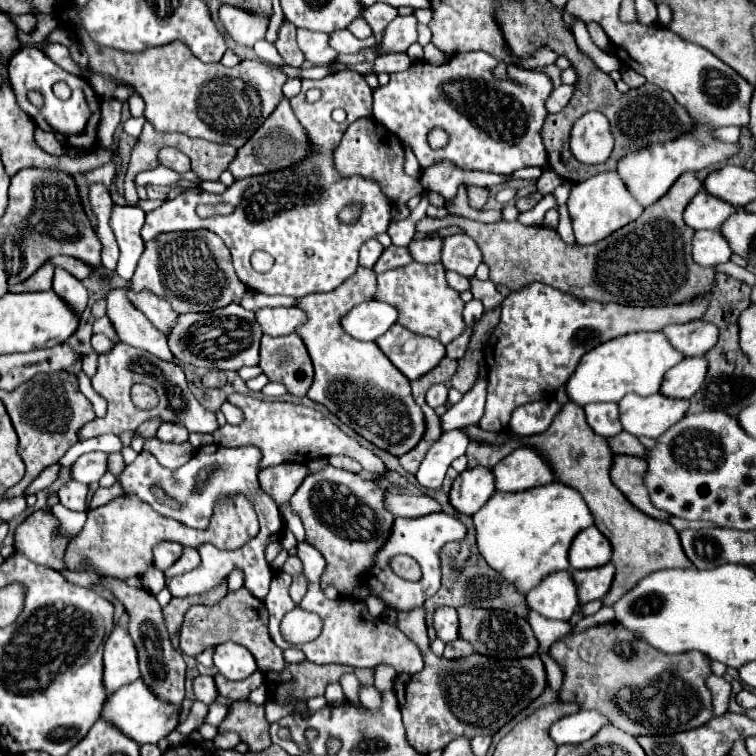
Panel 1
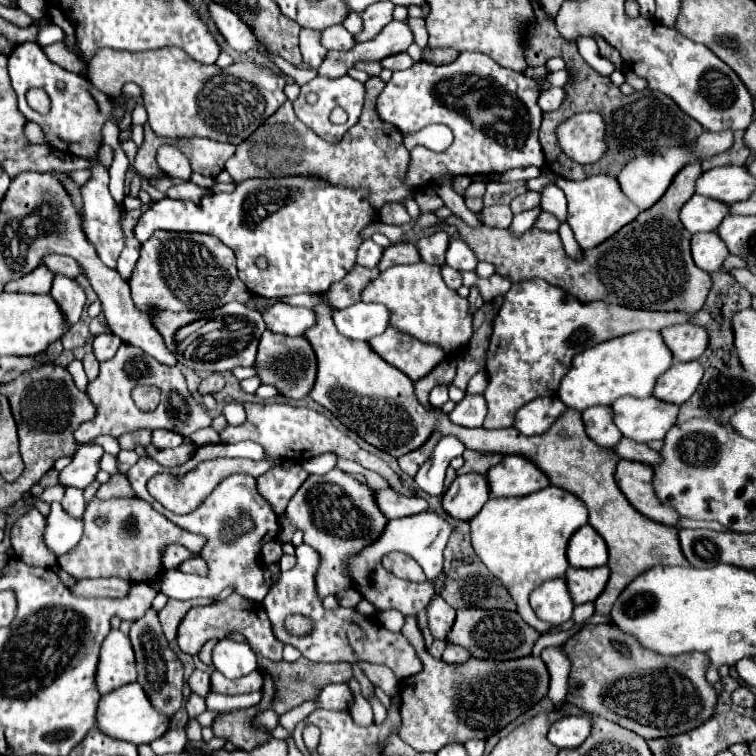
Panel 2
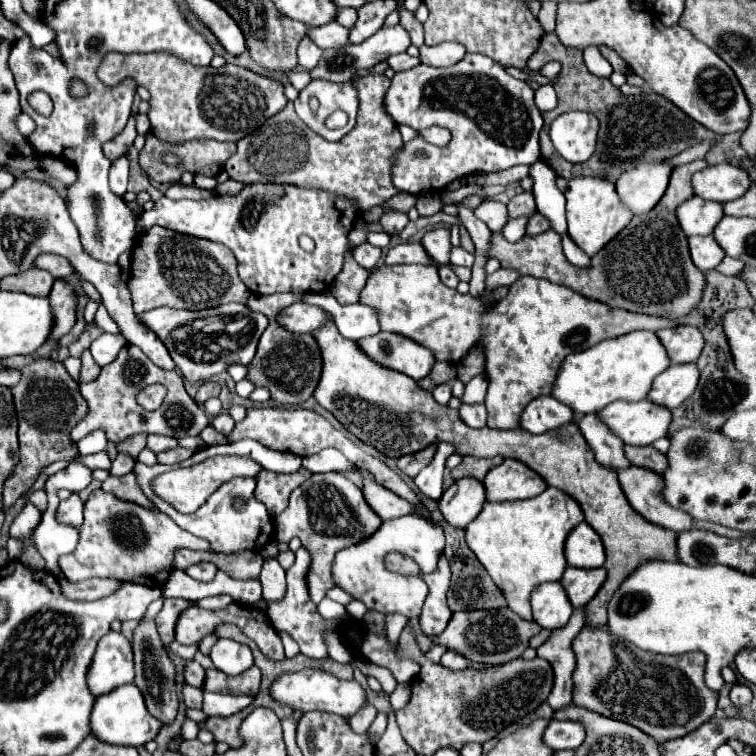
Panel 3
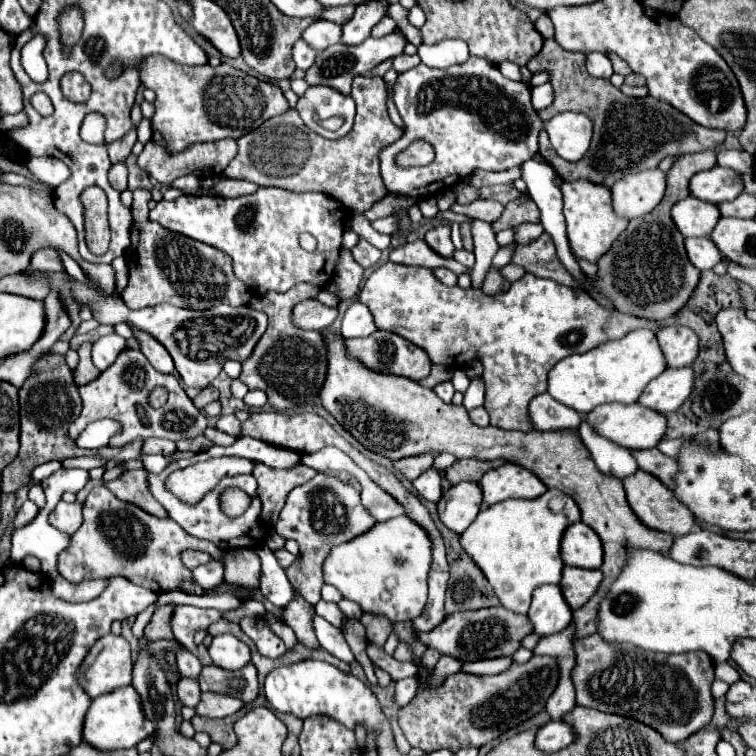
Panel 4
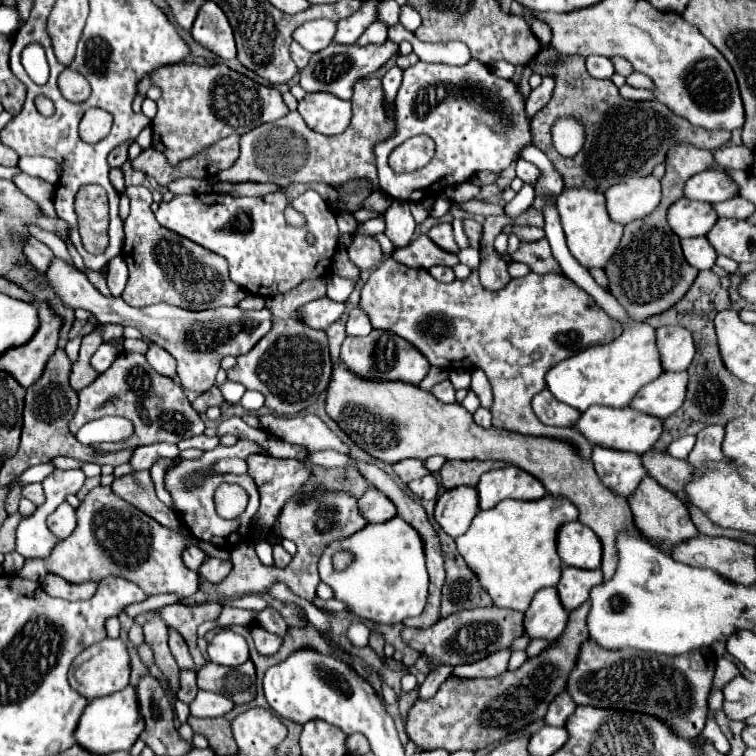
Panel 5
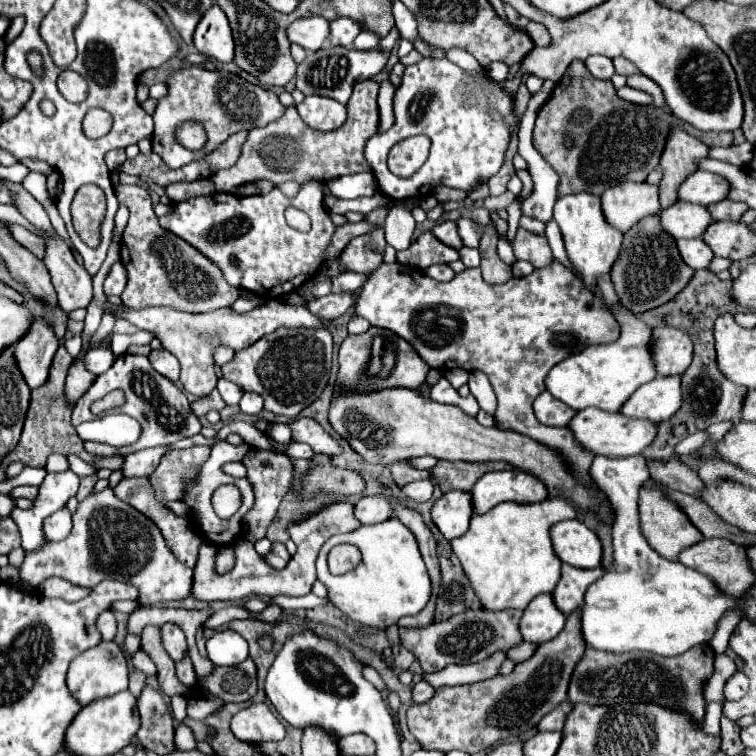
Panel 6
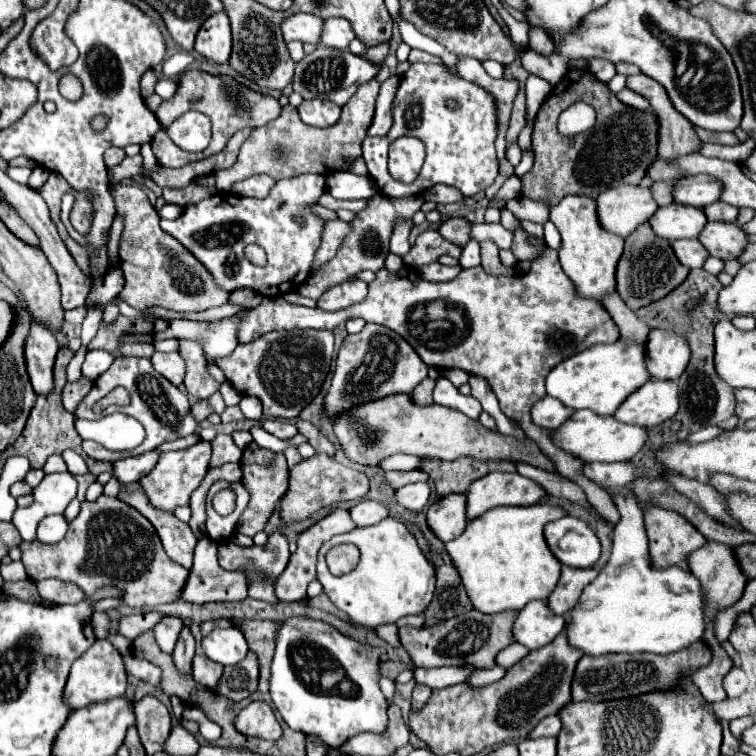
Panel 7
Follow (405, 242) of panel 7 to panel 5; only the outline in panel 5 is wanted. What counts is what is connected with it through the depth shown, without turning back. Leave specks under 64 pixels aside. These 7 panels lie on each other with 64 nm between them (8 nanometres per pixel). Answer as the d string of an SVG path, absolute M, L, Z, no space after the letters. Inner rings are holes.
M393 200L384 214L385 235L395 248L405 247L411 242L417 224L410 212L409 202Z

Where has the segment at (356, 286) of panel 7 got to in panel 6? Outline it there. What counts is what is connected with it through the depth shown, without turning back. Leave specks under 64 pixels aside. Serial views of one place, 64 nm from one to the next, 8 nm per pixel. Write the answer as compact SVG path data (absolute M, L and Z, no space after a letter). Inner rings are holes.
M360 288L354 292L342 292L342 294L328 294L318 300L312 300L308 304L310 312L316 312L316 316L326 320L336 320L340 314L344 314L356 300L360 298Z

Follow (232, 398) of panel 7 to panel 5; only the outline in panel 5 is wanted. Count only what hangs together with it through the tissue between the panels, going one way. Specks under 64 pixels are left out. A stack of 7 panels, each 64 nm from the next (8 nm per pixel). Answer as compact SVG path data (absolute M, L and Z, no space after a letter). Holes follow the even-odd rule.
M226 380L226 382L220 386L220 392L222 392L222 396L224 396L224 400L226 400L228 404L238 404L240 398L242 398L242 394L246 392L246 388L244 388L242 384L238 384L238 382Z

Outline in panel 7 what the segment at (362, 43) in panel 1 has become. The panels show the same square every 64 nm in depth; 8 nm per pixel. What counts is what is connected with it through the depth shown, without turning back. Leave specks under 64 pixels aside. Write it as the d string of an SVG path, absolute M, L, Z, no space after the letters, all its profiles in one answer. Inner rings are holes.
M294 14L282 20L280 30L284 34L284 40L302 40L302 42L316 42L322 30L322 18L312 14Z

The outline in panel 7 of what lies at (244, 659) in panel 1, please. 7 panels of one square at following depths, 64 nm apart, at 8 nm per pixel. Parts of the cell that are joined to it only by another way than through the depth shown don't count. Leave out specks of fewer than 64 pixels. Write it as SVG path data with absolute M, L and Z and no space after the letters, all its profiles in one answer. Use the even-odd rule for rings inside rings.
M230 626L230 628L214 628L208 636L202 638L202 648L206 656L222 666L232 666L244 660L248 652L248 644L244 634Z

